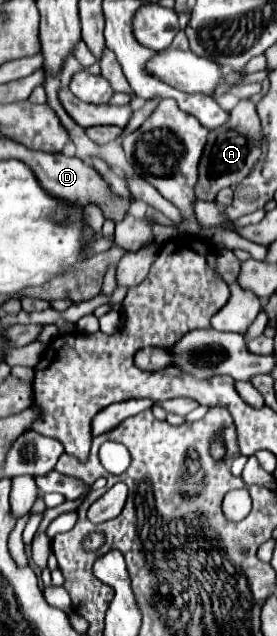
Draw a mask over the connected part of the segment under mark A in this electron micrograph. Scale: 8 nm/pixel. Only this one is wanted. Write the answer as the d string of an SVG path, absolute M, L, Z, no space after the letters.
M251 99L239 101L231 111L229 111L229 121L223 127L217 127L215 131L209 133L201 163L199 163L199 183L195 187L195 193L199 199L205 201L215 201L215 195L223 187L239 185L249 173L251 167L259 161L261 155L261 121L255 109L255 103Z

